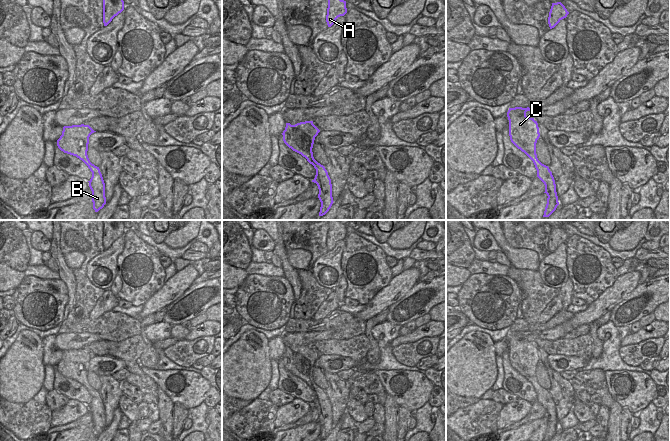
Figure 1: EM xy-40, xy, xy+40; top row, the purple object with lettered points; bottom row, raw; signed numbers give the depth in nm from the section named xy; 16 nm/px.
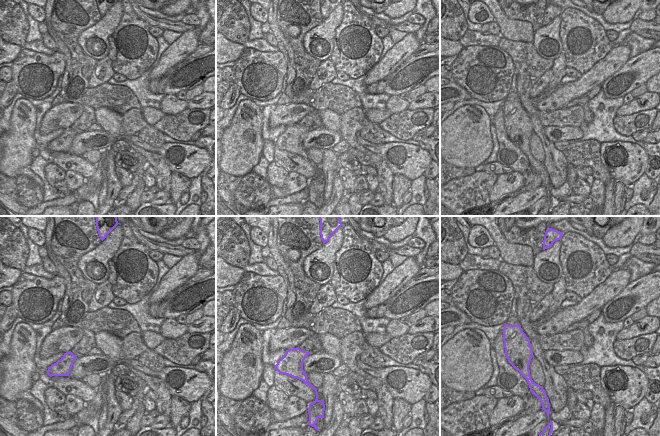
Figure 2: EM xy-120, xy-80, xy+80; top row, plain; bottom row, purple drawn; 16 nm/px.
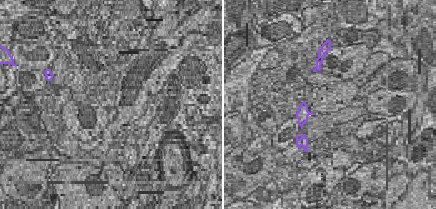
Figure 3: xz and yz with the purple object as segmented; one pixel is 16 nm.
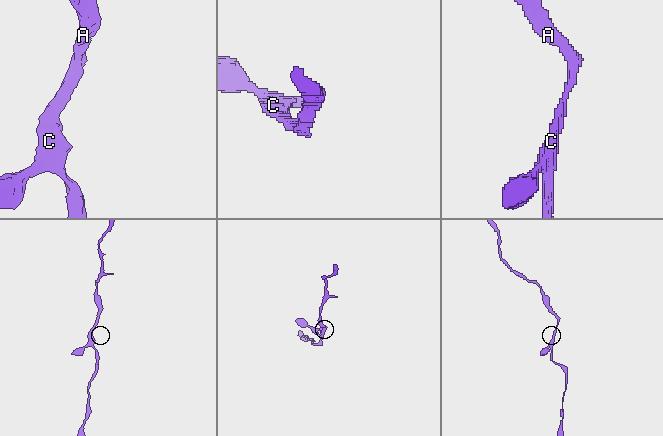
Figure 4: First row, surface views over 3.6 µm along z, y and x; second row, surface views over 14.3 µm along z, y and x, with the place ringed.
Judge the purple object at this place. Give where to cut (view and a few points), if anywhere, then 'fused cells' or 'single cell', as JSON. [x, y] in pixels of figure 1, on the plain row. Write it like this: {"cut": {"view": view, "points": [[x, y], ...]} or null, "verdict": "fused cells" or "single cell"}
{"cut": null, "verdict": "single cell"}

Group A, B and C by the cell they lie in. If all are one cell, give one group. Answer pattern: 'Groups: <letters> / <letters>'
Groups: A B C.

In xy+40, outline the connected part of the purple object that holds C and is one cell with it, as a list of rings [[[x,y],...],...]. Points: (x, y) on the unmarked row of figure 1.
[[[509,332],[507,341],[509,344],[509,360],[511,366],[524,376],[534,387],[537,401],[544,407],[548,420],[543,441],[549,441],[559,429],[556,416],[556,408],[549,391],[542,388],[536,378],[536,367],[540,361],[539,351],[534,342],[526,340],[531,332]]]

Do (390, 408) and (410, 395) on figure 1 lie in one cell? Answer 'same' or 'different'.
different

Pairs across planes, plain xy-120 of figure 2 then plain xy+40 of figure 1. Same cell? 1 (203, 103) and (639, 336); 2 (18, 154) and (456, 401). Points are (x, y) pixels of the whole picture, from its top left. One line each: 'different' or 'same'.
1: same
2: different

